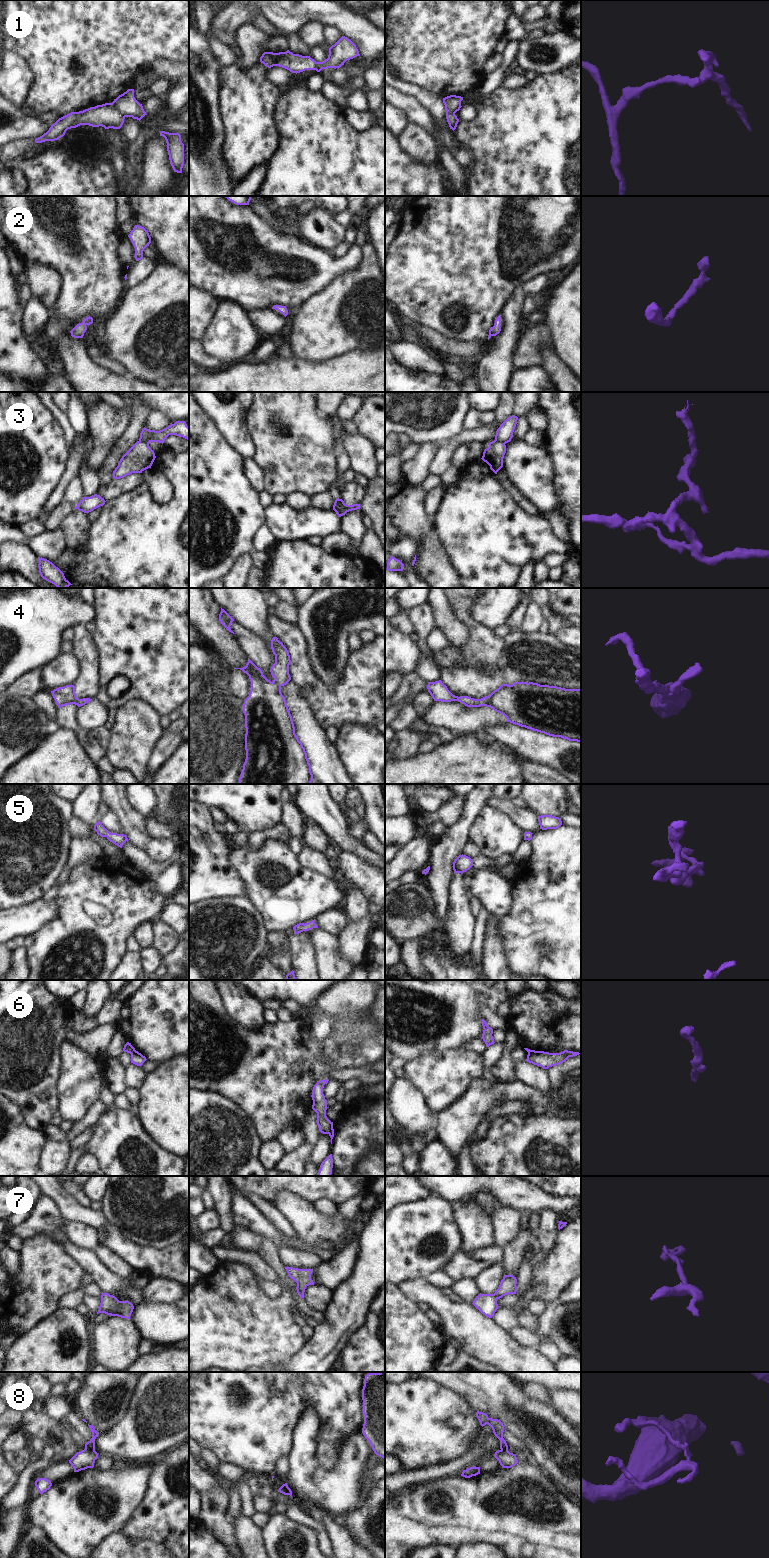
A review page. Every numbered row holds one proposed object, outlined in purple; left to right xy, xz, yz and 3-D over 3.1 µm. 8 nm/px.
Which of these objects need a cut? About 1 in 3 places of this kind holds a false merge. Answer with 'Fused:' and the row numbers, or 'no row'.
Fused: 1, 3, 6, 8

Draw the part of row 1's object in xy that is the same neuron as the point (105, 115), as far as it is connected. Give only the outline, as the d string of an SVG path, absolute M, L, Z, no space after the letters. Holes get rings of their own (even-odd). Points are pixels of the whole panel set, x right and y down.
M113 103L97 105L83 111L71 112L59 118L46 133L36 138L35 142L42 143L58 140L65 135L68 129L76 128L80 125L120 129L124 119L125 117L113 107Z

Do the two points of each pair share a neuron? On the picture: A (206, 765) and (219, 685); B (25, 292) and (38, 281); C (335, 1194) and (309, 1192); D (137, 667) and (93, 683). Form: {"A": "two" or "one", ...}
{"A": "one", "B": "two", "C": "one", "D": "two"}

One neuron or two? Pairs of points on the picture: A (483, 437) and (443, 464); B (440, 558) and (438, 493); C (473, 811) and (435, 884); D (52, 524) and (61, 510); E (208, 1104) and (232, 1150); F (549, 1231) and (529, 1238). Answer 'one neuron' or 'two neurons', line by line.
A: one neuron
B: two neurons
C: one neuron
D: one neuron
E: one neuron
F: two neurons

